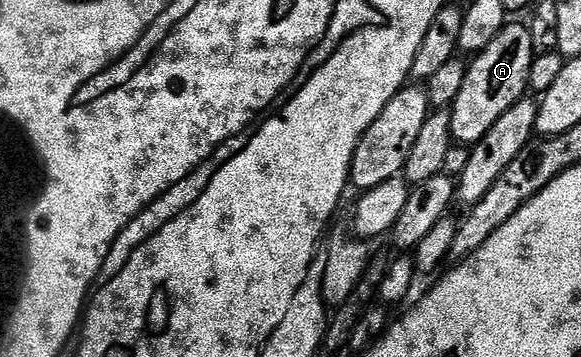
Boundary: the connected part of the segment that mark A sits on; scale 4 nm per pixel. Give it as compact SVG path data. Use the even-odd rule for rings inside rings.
M515 21L489 41L484 51L470 60L465 77L465 85L461 85L461 93L457 93L457 101L451 104L451 138L459 145L474 145L489 133L496 123L497 117L505 113L519 99L528 94L527 78L533 65L536 53L533 49L533 37L530 26L523 27Z

